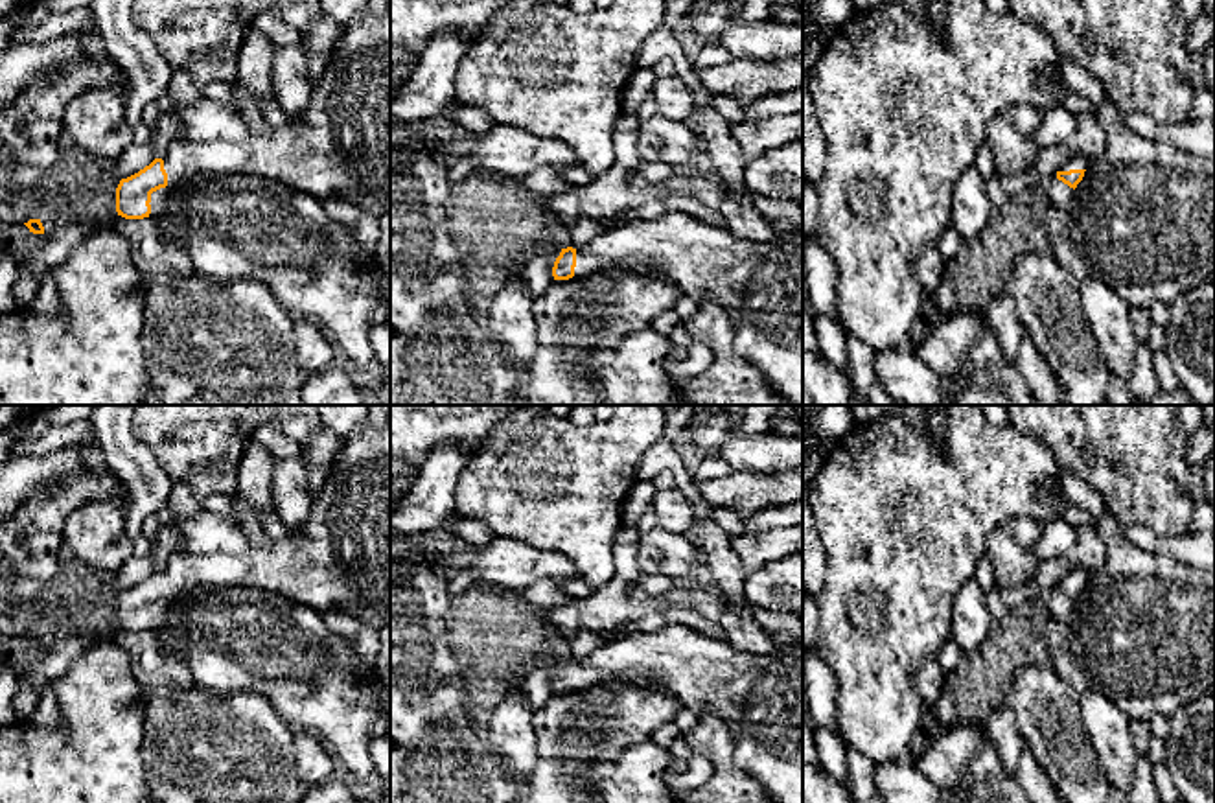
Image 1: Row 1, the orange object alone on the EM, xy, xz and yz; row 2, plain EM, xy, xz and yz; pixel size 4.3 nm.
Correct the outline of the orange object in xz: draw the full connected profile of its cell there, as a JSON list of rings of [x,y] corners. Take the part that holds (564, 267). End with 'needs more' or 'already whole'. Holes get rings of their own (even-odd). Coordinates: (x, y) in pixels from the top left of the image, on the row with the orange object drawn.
[[[666,212],[659,219],[633,219],[620,227],[606,227],[584,249],[561,249],[554,262],[554,280],[587,276],[611,265],[641,267],[644,271],[666,273],[683,297],[694,302],[716,302],[733,319],[735,350],[755,365],[773,392],[803,405],[803,225],[792,232],[775,234],[770,241],[747,241],[735,238],[725,227],[718,228],[683,212]]] | needs more

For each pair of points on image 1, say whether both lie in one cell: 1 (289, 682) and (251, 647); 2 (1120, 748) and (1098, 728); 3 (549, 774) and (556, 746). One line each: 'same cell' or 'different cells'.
1: same cell
2: same cell
3: same cell

